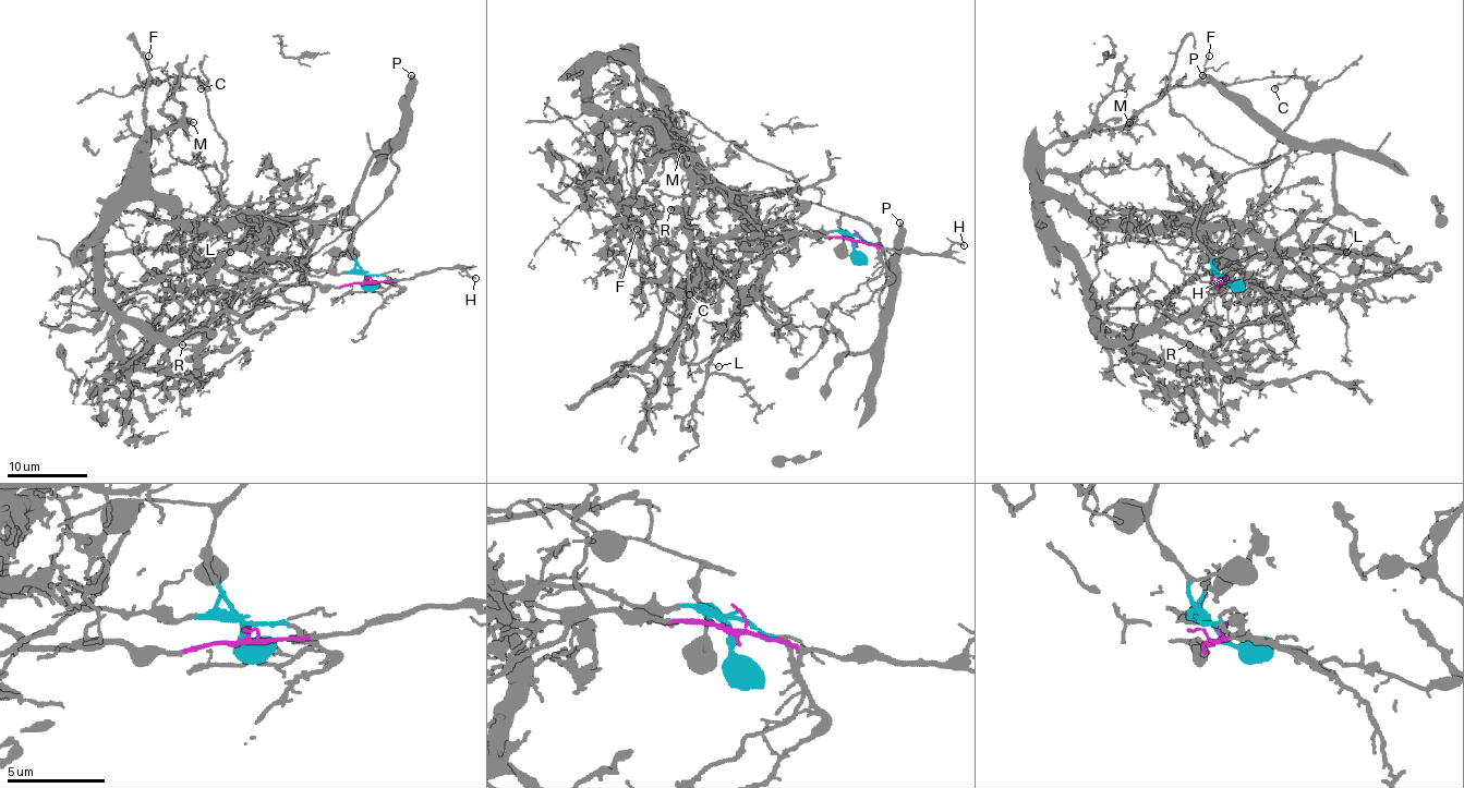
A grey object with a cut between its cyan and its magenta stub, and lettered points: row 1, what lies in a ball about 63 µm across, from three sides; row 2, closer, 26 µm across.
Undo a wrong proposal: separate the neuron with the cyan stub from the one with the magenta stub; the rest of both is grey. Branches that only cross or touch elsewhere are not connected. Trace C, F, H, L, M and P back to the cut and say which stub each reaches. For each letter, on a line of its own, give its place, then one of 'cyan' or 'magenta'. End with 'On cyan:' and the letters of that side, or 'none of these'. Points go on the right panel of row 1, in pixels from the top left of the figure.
C: place (1274, 88); magenta
F: place (1209, 56); magenta
H: place (1225, 278); magenta
L: place (1346, 252); cyan
M: place (1129, 122); cyan
P: place (1202, 75); cyan
On cyan: L, M, P

